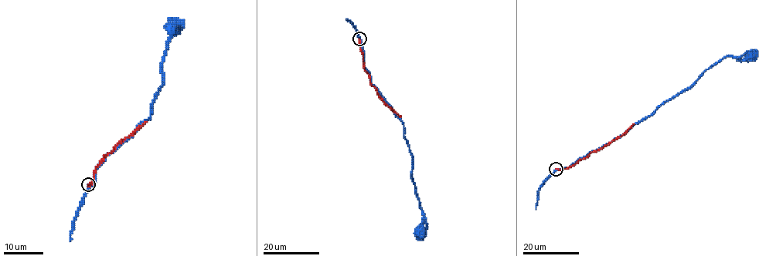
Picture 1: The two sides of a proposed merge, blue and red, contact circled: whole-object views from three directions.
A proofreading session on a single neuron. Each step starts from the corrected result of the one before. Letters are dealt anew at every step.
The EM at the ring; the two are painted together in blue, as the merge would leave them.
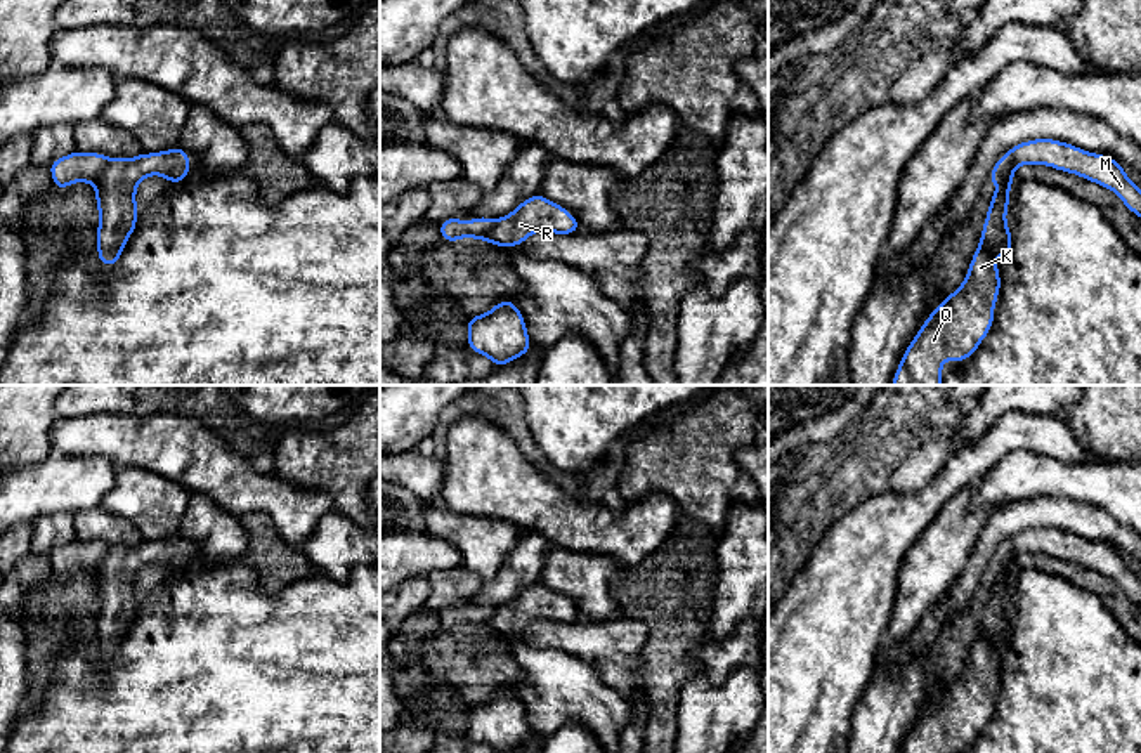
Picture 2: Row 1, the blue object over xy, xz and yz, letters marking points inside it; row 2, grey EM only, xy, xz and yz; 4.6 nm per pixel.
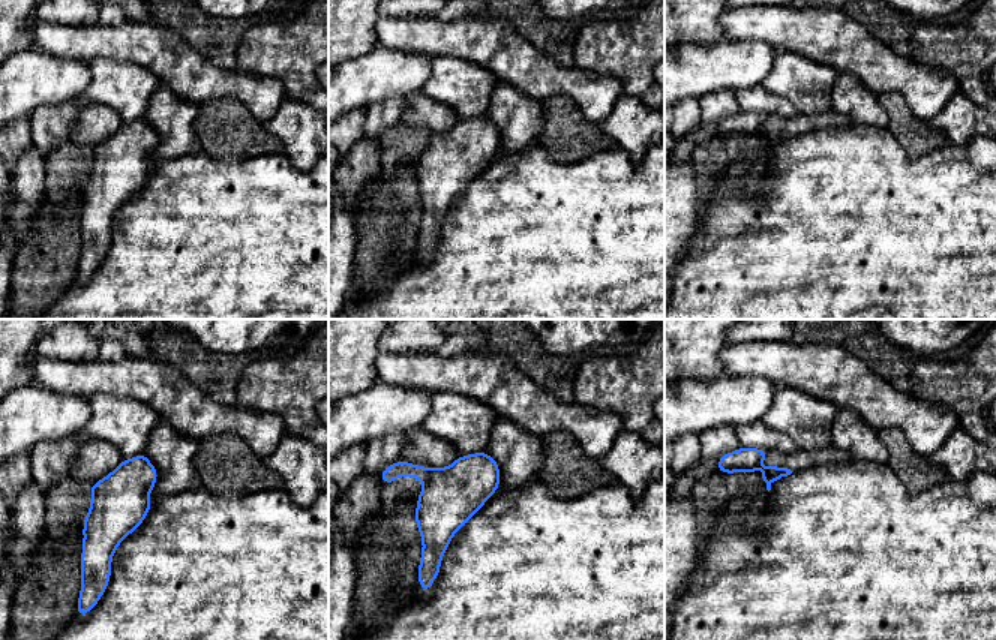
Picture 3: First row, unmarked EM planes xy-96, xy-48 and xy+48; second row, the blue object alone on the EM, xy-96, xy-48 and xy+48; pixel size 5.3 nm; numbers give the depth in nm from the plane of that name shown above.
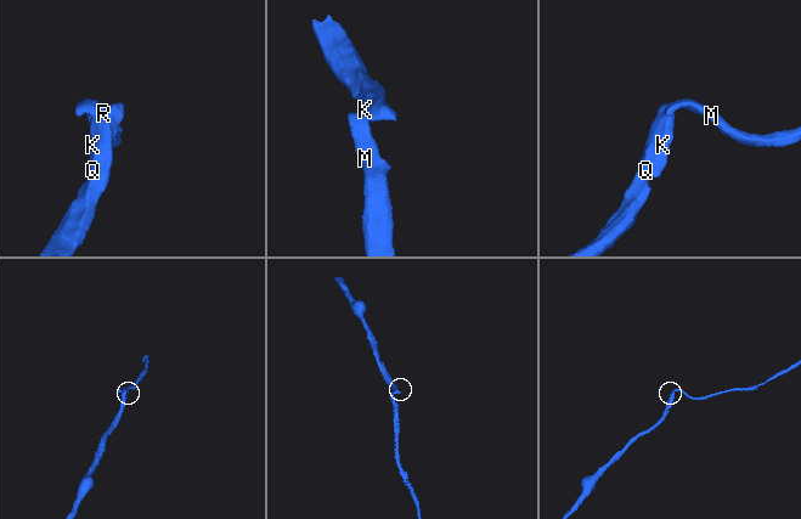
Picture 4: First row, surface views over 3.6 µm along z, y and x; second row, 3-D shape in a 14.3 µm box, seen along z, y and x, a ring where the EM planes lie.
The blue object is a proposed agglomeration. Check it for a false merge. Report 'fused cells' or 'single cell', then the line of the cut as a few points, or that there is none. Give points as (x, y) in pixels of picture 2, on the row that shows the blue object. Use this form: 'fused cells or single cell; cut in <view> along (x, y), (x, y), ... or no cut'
fused cells; cut in xy along (110, 158), (96, 186)

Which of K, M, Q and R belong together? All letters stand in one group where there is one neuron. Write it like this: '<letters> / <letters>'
K Q R / M

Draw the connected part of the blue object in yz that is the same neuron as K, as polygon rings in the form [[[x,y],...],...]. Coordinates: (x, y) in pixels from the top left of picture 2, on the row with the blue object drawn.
[[[1009,175],[992,194],[981,238],[962,285],[926,318],[924,324],[905,349],[891,385],[943,385],[942,363],[945,359],[962,363],[971,357],[994,326],[995,300],[1001,293],[1001,272],[994,262],[994,255],[999,253],[1006,262],[1013,248],[1013,232],[1007,229],[1006,220],[1013,182],[1014,177]]]

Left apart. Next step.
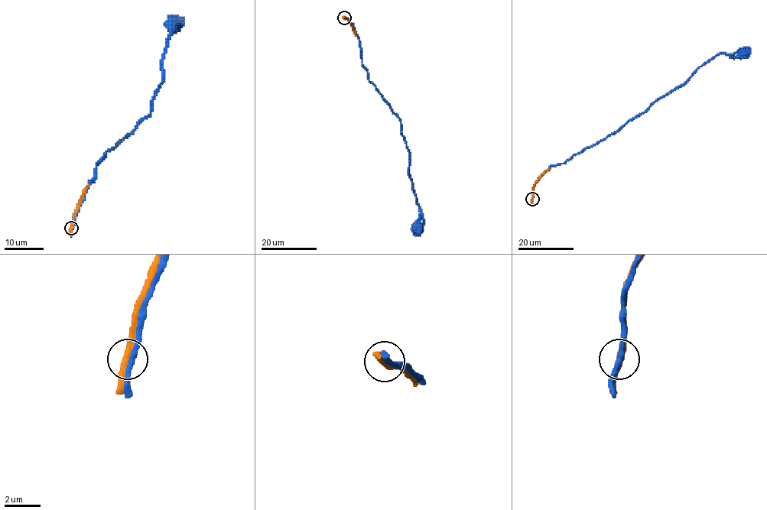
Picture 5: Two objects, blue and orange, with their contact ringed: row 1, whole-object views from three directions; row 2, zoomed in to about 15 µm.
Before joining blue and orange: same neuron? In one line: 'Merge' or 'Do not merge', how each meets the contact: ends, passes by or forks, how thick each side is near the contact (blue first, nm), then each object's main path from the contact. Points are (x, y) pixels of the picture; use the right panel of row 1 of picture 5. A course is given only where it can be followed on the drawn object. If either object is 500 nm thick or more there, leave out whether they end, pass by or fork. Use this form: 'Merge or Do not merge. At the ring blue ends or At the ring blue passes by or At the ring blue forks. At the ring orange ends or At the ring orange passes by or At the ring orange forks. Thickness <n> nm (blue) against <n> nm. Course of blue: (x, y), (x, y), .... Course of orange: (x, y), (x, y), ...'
Do not merge. At the ring blue passes by. At the ring orange passes by. Thickness 280 nm (blue) against 320 nm. Course of blue: (532, 199), (534, 183), (551, 165), (564, 163), (614, 134), (719, 54), (743, 56), (744, 53). Course of orange: (532, 199), (536, 180), (550, 167)

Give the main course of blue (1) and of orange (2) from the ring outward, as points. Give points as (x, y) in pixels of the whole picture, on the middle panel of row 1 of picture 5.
1: (344, 17), (358, 37), (369, 80), (401, 122), (409, 154), (408, 174), (420, 212), (417, 229)
2: (344, 17), (356, 35)

